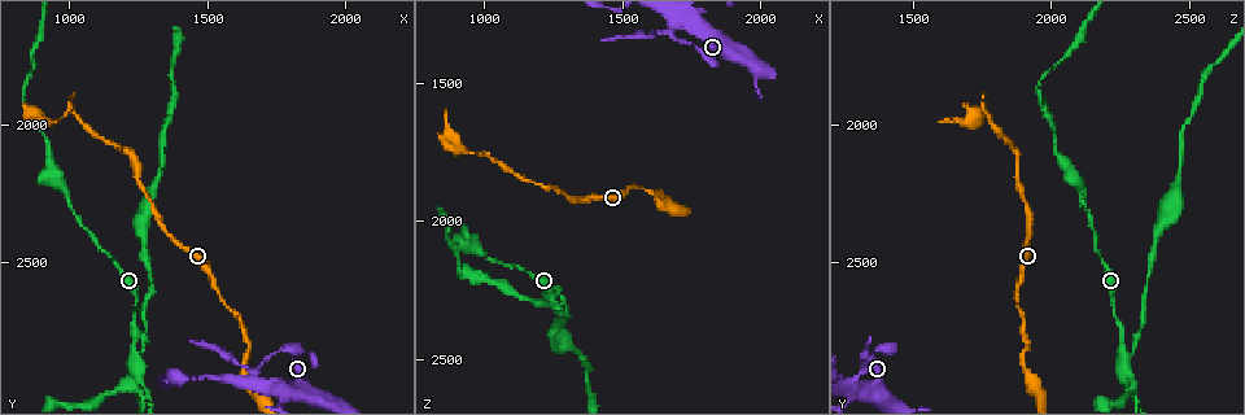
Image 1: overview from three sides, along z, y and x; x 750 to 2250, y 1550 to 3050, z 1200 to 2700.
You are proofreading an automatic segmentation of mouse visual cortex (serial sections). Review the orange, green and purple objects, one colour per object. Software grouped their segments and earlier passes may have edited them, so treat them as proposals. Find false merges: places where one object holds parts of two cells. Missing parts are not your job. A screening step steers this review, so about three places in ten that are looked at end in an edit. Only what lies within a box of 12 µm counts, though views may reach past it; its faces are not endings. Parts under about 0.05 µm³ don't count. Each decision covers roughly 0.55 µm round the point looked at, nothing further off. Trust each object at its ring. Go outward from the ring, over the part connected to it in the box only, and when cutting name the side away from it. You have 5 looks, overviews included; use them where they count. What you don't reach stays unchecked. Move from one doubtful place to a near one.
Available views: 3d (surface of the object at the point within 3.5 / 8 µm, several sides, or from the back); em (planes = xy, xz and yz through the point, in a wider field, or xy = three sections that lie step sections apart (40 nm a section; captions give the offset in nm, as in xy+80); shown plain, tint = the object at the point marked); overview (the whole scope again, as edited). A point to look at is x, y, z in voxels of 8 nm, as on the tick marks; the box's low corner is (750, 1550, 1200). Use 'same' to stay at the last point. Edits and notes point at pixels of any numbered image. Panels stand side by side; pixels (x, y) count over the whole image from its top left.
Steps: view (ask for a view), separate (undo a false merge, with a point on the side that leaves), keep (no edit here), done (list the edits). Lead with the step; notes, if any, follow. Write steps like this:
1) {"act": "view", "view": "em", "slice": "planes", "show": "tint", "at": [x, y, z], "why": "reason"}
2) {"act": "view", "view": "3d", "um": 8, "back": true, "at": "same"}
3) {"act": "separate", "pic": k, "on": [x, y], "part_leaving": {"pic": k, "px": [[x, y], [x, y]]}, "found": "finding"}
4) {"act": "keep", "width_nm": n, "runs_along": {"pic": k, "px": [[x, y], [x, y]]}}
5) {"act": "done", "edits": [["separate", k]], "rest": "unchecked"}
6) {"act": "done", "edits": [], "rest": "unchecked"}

{"act": "view", "view": "3d", "um": 3.5, "at": [1230, 2840, 2270]}

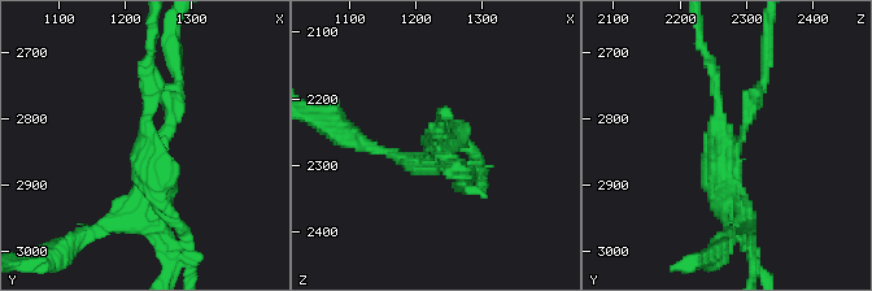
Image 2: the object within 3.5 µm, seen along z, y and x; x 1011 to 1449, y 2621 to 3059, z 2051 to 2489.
{"act": "view", "view": "em", "slice": "xy", "step": 1, "show": "plain", "at": [1240, 2840, 2270], "why": "shape alone is not enough"}

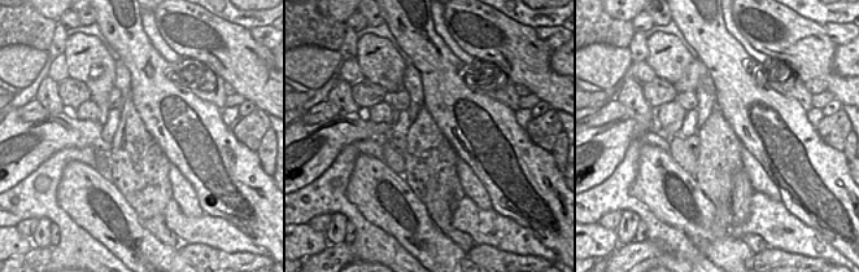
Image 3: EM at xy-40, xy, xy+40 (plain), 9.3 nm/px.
{"act": "view", "view": "em", "slice": "xy", "step": 1, "show": "tint", "at": "same", "why": "with the object marked"}

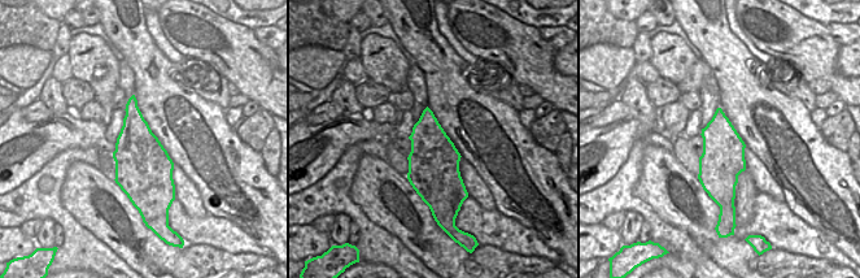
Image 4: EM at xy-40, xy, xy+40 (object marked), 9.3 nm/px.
{"act": "separate", "pic": 2, "on": [169, 91], "width_nm": 480, "part_leaving": {"pic": 2, "px": [[162, 139], [179, 79], [170, 35]]}, "found": "two cells meet here"}

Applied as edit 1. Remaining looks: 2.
{"act": "view", "view": "3d", "um": 3.5, "back": true, "at": [1670, 2910, 1300], "why": "narrows sharply"}

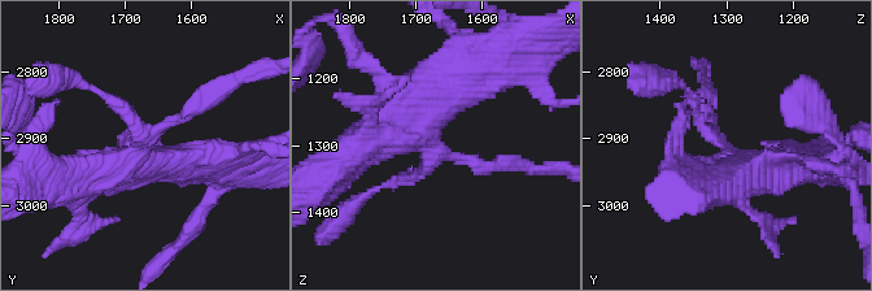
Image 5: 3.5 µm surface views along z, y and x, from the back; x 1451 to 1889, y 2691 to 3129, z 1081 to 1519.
{"act": "view", "view": "em", "slice": "planes", "show": "tint", "at": [1675, 2905, 1305], "why": "shape alone is not enough"}

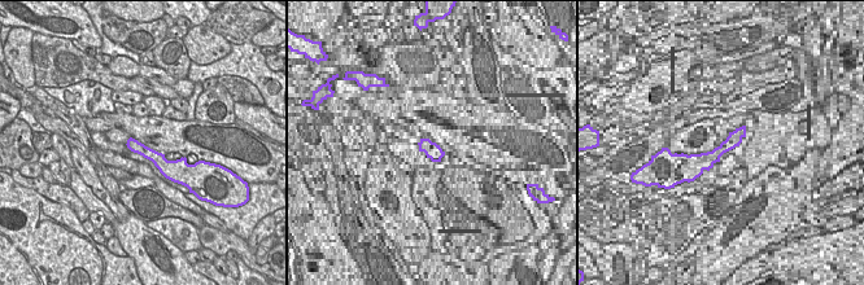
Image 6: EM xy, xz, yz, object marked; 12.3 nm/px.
{"act": "separate", "pic": 5, "on": [196, 107], "part_leaving": {"pic": 5, "px": [[160, 129], [244, 73], [267, 73]]}, "found": "a second cell is stuck on"}

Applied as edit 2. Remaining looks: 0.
{"act": "done", "edits": [["separate", 2], ["separate", 5]], "rest": "unchecked"}

